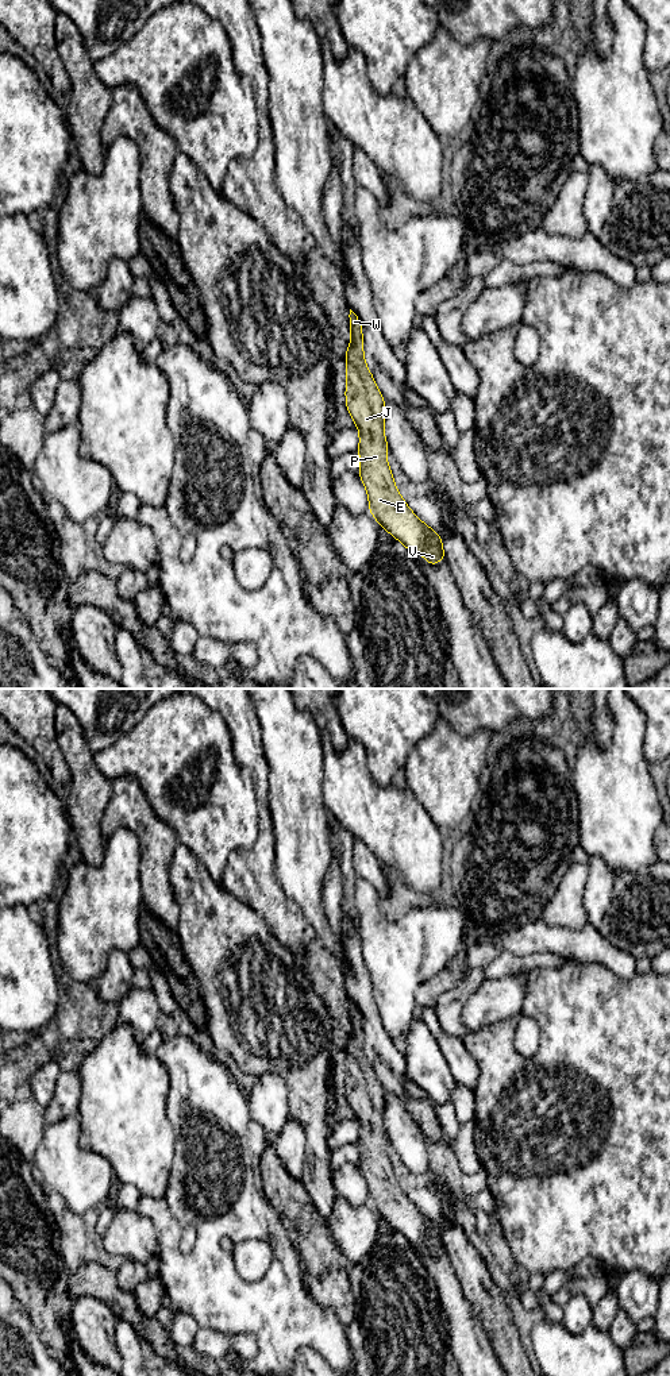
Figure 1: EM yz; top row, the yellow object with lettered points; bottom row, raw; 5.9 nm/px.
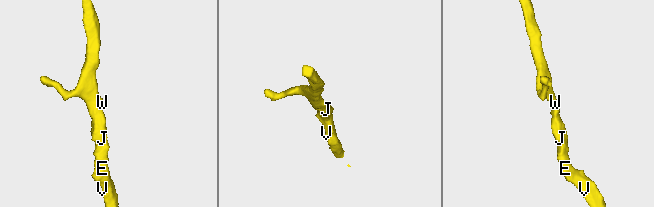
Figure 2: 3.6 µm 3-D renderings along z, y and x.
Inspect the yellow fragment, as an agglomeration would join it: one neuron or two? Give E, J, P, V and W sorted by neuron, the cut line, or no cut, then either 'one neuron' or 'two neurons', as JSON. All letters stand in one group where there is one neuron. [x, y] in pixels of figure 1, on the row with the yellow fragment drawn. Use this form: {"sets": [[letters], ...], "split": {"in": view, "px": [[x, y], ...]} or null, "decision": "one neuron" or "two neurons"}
{"sets": [["E", "J", "P", "V", "W"]], "split": null, "decision": "one neuron"}

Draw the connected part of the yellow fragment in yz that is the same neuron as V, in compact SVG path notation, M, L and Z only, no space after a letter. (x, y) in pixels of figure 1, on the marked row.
M351 309L349 317L351 340L344 354L349 362L346 406L359 429L362 466L358 475L367 490L369 512L413 555L421 554L431 566L436 566L440 559L446 560L440 536L416 517L396 489L386 462L385 400L363 359L362 324Z

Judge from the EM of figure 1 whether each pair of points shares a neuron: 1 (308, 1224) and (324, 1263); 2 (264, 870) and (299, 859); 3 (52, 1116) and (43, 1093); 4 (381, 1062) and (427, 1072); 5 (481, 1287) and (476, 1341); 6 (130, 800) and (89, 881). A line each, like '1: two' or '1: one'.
1: one
2: two
3: two
4: two
5: two
6: two

